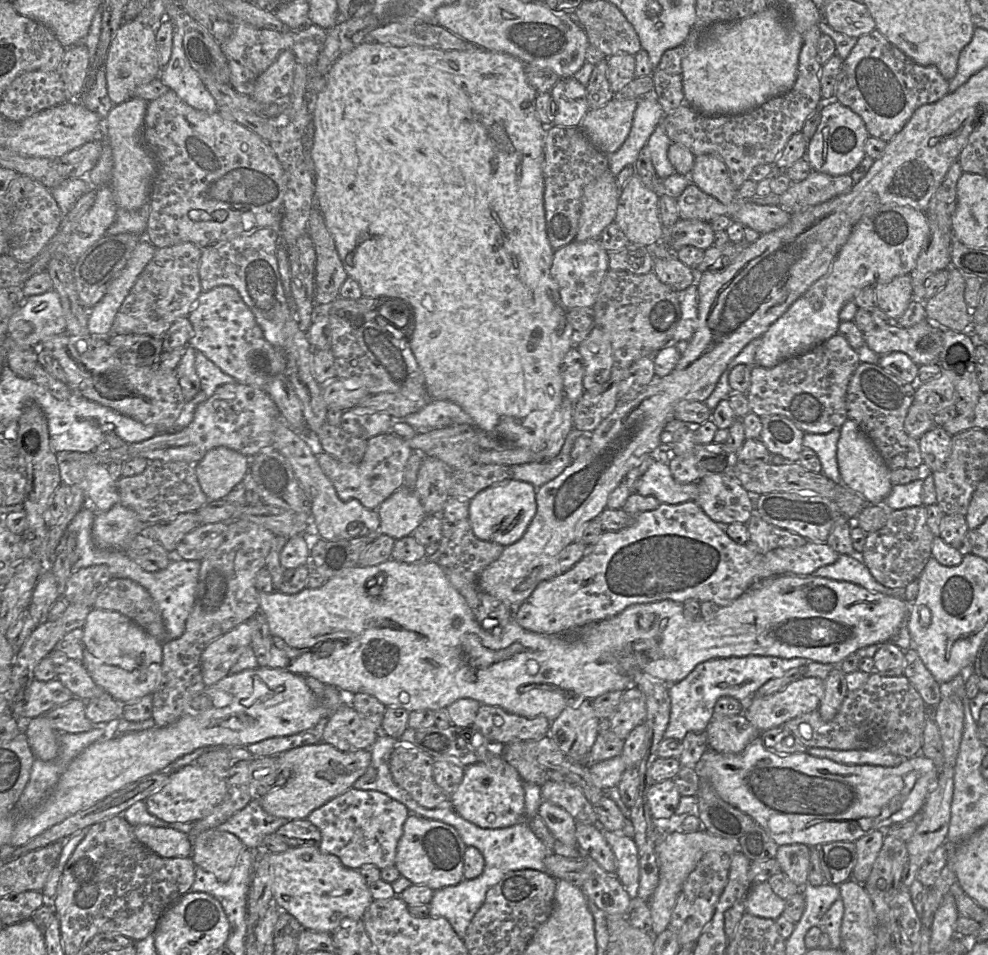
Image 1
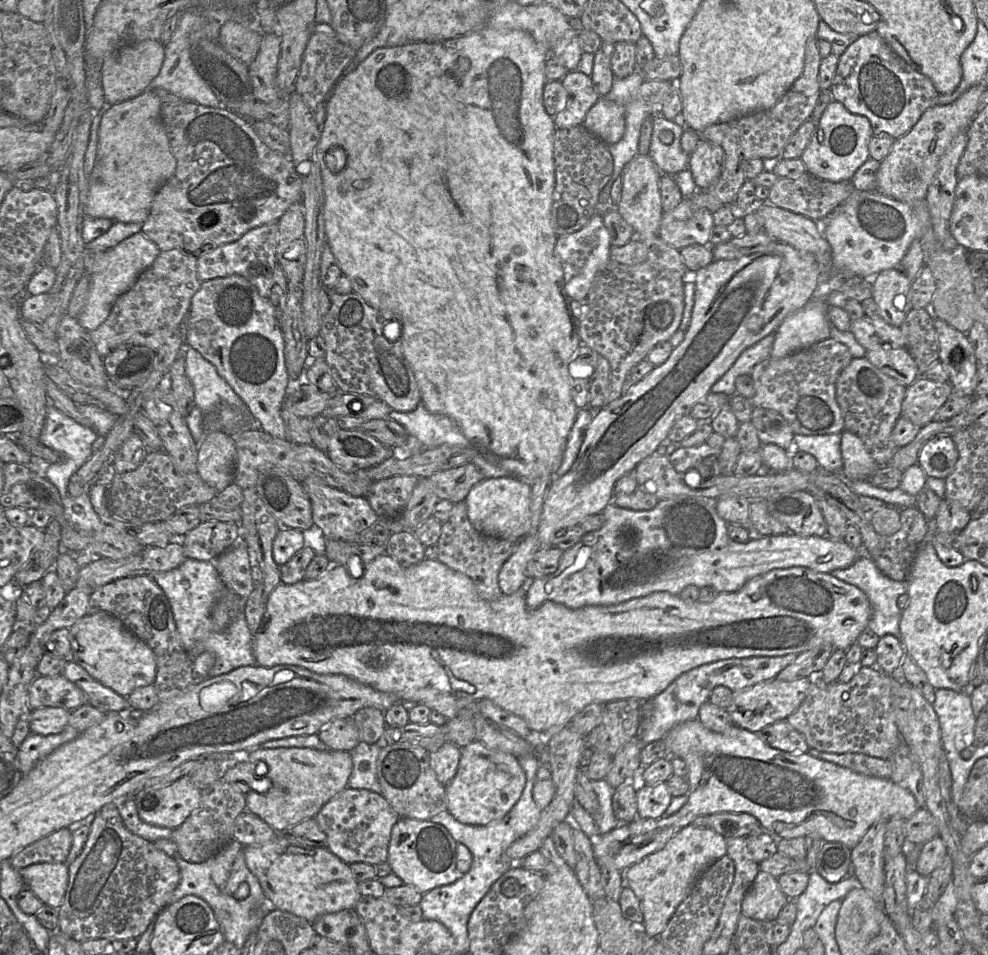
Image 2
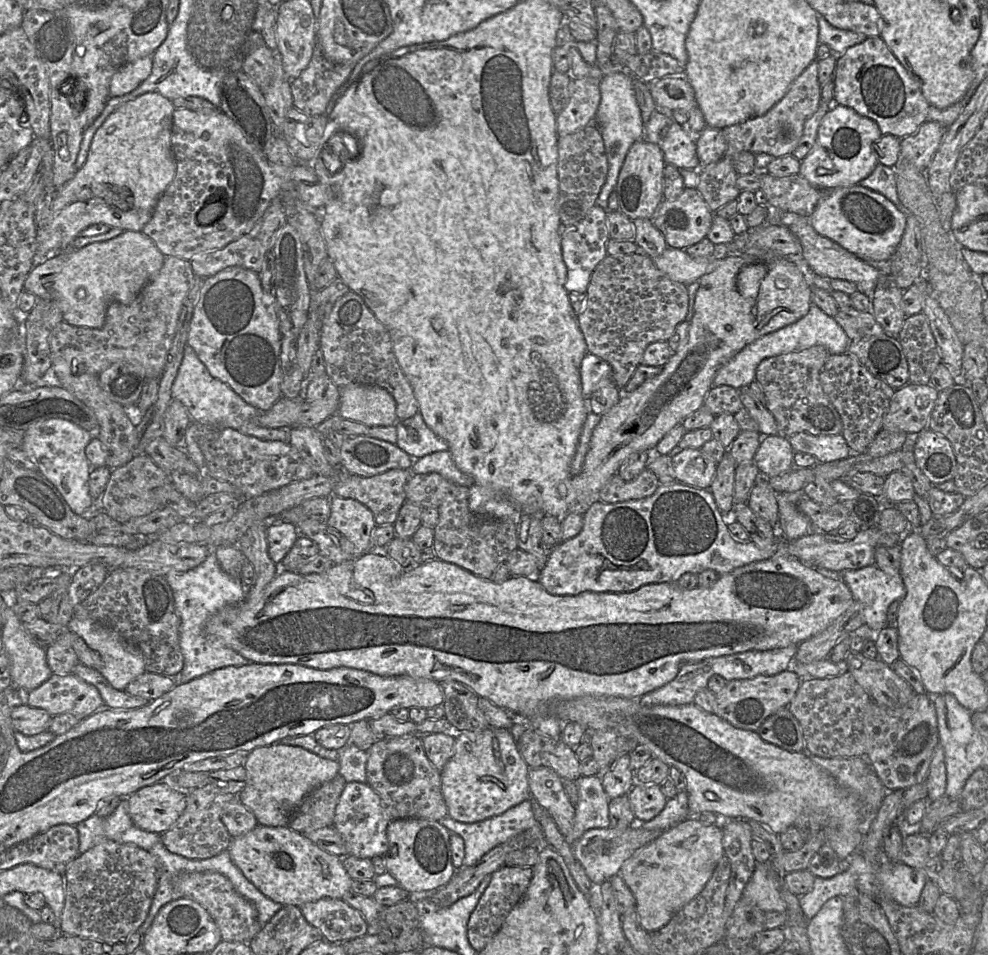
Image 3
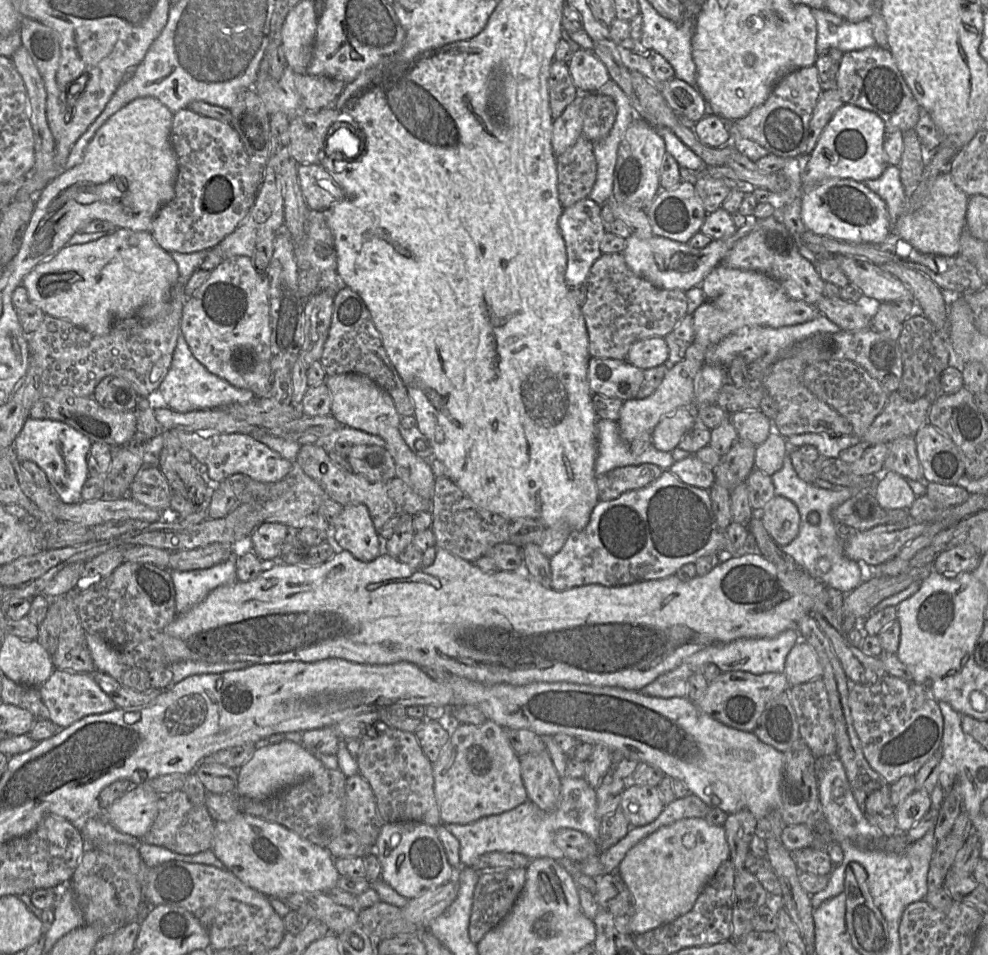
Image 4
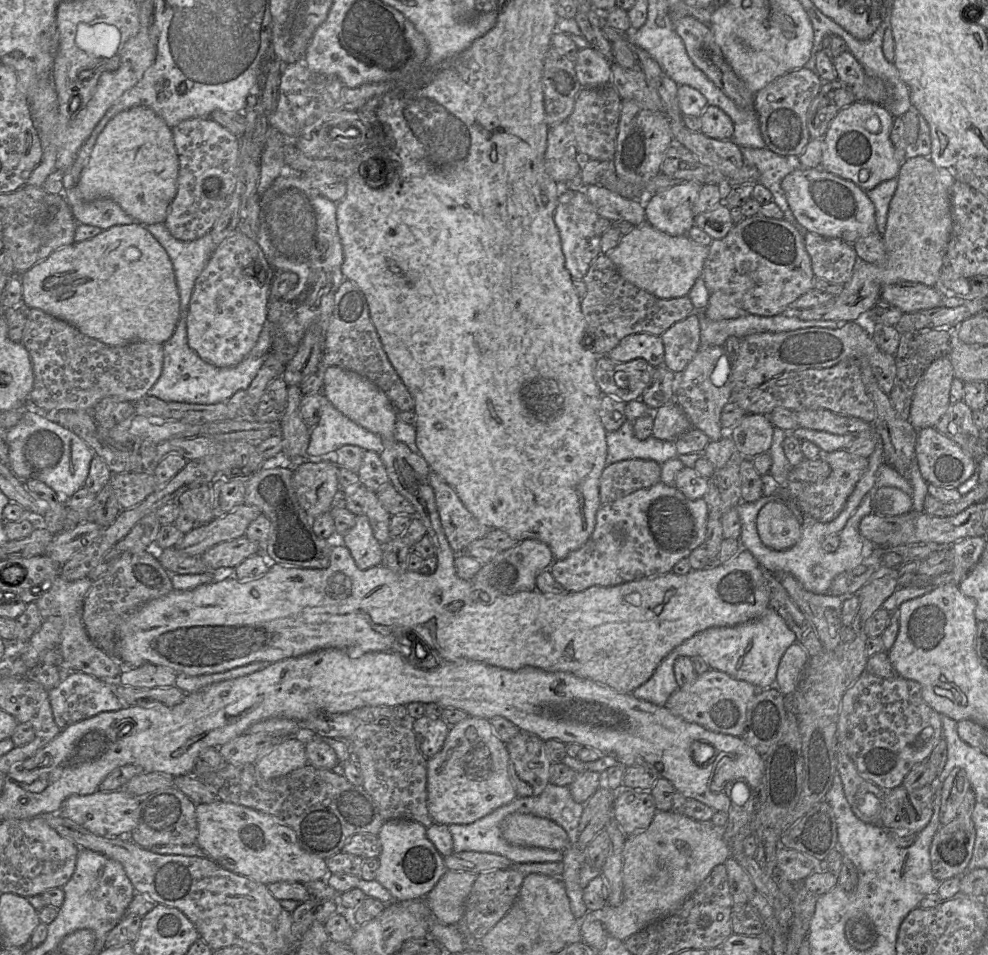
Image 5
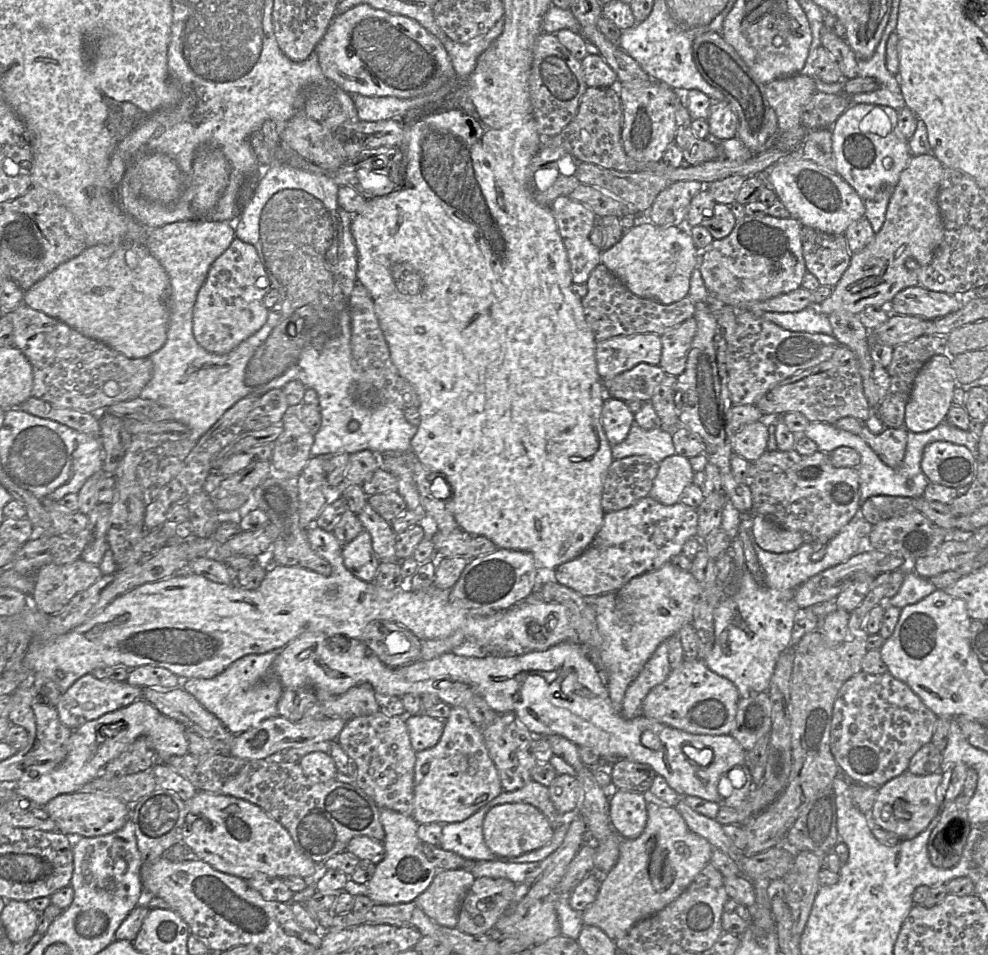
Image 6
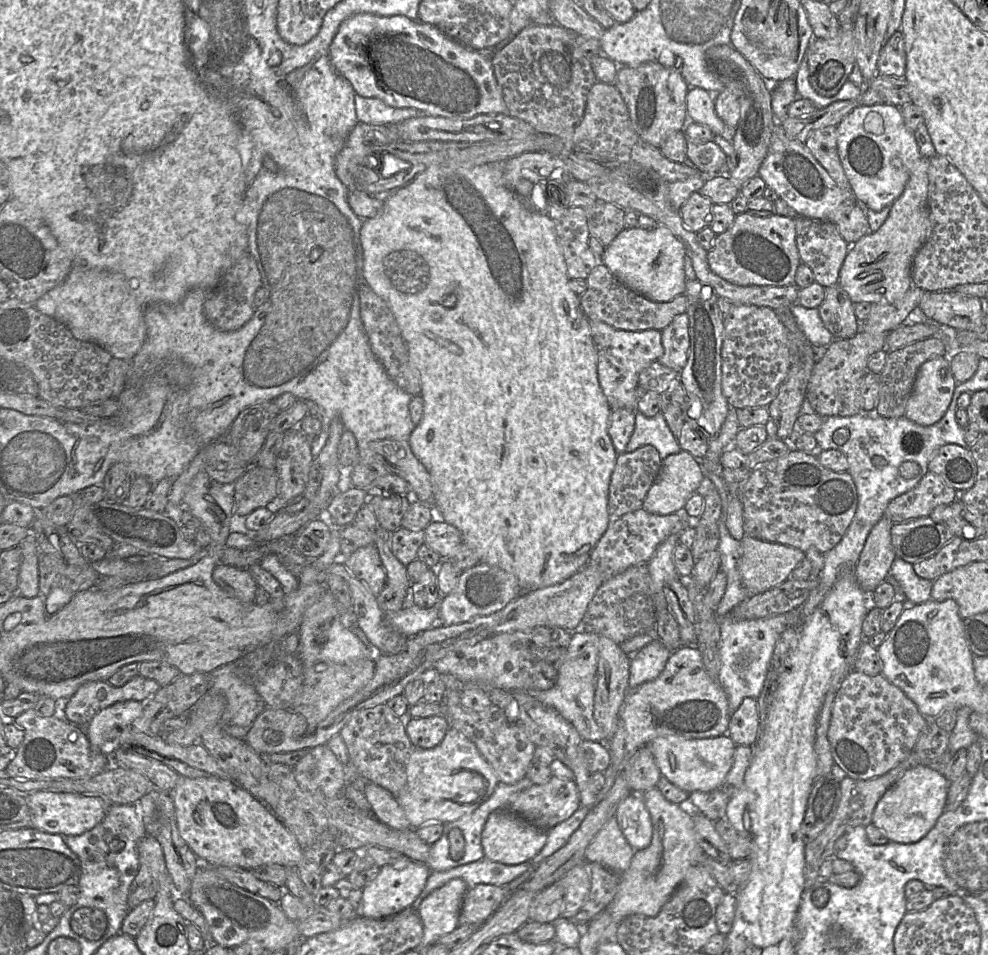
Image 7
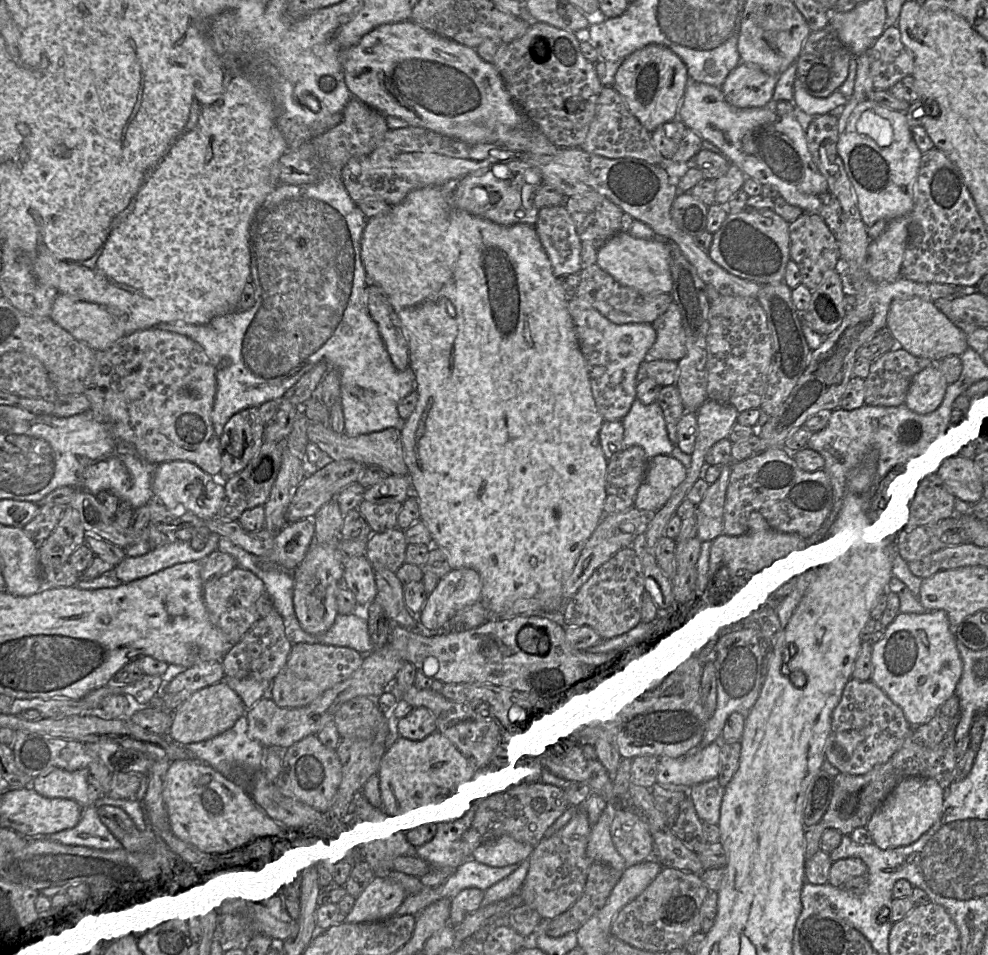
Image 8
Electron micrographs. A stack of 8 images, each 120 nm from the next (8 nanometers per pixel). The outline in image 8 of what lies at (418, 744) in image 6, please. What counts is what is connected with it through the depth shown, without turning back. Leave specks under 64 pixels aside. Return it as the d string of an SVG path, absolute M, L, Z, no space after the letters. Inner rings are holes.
M414 708L411 714L397 722L400 738L420 742L439 732L436 716L426 708Z

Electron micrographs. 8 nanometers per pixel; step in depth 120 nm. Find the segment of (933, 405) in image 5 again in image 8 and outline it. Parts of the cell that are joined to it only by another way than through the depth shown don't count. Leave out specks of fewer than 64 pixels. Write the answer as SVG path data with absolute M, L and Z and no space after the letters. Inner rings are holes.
M937 366L924 369L915 377L907 407L921 415L930 415L942 404L948 383Z

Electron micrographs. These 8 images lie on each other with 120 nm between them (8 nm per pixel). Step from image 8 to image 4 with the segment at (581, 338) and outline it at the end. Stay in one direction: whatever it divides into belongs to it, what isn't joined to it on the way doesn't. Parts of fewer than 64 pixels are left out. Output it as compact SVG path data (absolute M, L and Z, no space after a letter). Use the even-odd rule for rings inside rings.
M653 336L634 342L626 360L640 369L649 369L668 363L669 349L665 339Z

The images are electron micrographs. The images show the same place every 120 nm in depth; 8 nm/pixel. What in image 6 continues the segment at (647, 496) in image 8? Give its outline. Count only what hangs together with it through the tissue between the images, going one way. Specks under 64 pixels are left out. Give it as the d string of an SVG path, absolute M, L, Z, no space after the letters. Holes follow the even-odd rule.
M674 454L658 464L658 472L648 496L664 505L678 503L683 490L693 483L694 470L689 459Z

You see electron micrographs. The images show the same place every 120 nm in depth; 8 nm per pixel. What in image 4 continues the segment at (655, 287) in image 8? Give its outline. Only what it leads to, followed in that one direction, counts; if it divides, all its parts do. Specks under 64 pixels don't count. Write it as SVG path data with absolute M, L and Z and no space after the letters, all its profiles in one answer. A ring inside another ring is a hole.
M746 217L746 224L737 229L736 233L726 239L712 240L704 248L692 247L689 242L682 243L666 237L653 236L641 239L631 234L625 239L625 249L622 252L628 267L638 276L652 283L654 286L667 290L689 289L701 285L705 277L717 267L726 254L738 240L746 236L756 224L758 218Z

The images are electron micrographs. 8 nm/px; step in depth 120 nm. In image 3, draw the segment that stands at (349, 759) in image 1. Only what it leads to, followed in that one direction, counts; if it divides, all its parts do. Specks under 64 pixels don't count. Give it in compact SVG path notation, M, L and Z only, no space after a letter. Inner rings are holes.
M271 744L250 751L244 760L245 787L237 795L256 818L258 824L287 827L294 810L315 788L339 774L337 760L322 758L308 750L291 745Z

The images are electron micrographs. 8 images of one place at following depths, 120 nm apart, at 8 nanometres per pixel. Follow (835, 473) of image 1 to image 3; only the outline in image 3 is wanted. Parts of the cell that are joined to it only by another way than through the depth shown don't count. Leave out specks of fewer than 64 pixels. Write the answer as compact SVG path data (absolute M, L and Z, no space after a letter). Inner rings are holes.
M801 432L801 433L796 433L796 434L792 435L788 439L789 439L790 444L795 452L803 452L803 453L813 455L813 456L815 456L815 458L817 459L817 461L819 463L829 463L829 462L834 462L834 461L838 461L838 460L843 460L843 459L848 458L850 455L855 454L855 453L851 453L851 450L842 434L812 435L810 433Z

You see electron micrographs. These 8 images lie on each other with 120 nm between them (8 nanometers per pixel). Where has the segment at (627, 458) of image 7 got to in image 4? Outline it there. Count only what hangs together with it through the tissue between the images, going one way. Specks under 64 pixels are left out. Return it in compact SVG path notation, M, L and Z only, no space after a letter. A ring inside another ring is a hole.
M651 463L610 470L596 477L598 499L610 501L626 491L643 488L658 479L662 471L660 467Z

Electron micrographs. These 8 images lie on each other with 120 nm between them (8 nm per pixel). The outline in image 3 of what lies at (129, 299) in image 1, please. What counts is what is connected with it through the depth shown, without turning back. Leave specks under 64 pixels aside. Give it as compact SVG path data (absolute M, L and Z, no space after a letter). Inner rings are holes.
M174 256L165 257L162 268L131 304L113 301L108 305L102 328L73 326L64 321L57 324L49 337L52 365L62 360L74 375L99 376L112 364L123 361L140 367L146 379L161 378L183 301L195 278L190 261Z

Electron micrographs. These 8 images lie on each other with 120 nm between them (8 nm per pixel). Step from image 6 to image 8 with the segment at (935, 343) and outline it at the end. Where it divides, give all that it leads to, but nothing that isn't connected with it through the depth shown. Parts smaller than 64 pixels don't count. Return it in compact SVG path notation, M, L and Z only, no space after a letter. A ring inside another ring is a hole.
M896 345L891 351L872 363L870 374L865 379L866 398L869 406L906 407L912 383L918 373L924 369L937 366L939 361L917 357Z

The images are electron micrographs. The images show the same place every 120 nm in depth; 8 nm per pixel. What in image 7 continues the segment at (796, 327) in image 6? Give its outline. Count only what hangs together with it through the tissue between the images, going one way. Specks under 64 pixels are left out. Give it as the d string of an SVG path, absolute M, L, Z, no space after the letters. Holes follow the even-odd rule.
M798 303L791 306L799 328L816 348L826 348L833 340L833 335L821 320L818 308L806 308Z

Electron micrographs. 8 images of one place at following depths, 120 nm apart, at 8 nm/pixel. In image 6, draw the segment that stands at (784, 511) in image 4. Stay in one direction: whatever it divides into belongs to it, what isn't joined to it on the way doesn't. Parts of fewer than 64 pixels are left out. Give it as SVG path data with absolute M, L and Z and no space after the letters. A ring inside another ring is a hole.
M759 514L752 515L752 534L763 550L772 553L792 552L804 542L801 532L786 530Z

